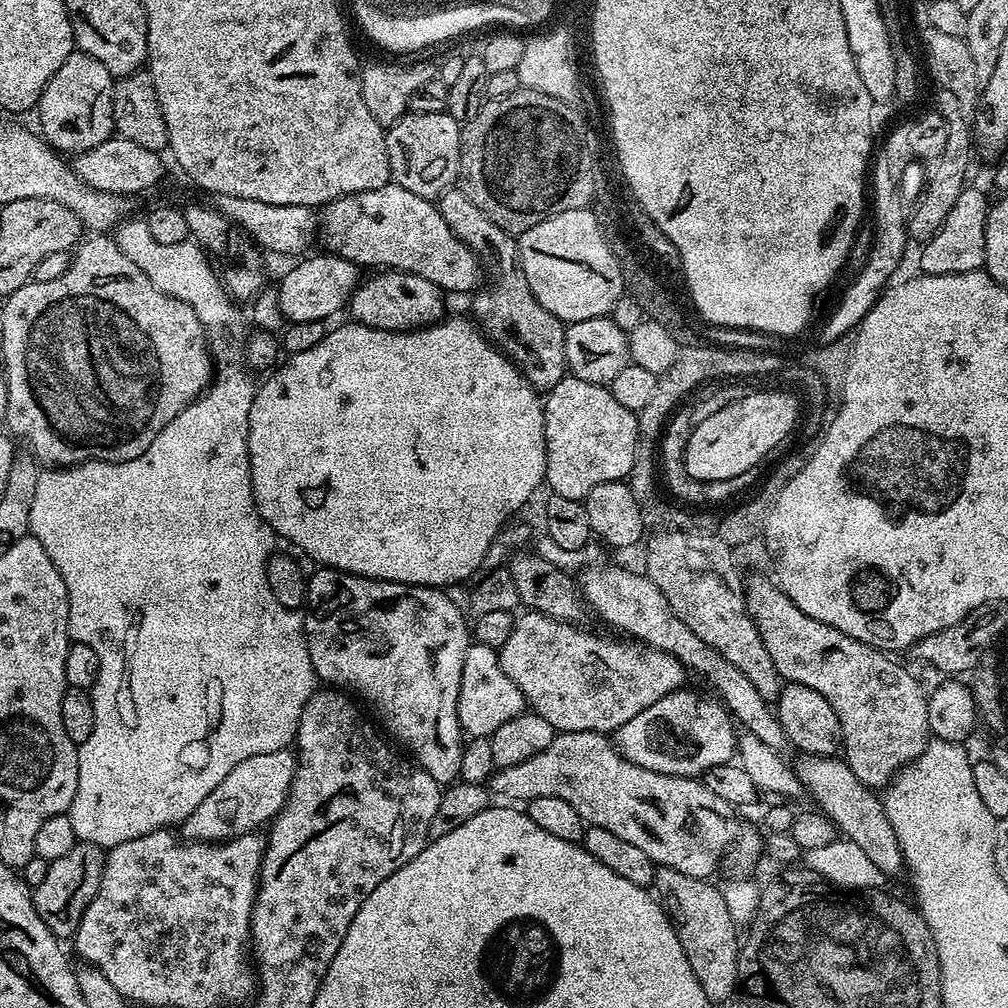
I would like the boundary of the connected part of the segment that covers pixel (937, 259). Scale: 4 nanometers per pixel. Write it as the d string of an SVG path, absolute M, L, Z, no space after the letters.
M965 186L962 194L954 201L950 214L942 226L931 233L933 236L924 244L920 252L919 271L925 276L941 276L942 274L966 274L979 272L984 267L986 258L986 222L990 200L987 200L978 189Z

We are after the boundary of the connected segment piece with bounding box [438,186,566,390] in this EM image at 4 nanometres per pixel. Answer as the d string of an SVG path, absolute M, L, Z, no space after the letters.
M453 186L438 198L442 218L470 251L480 257L486 282L476 289L472 300L475 323L489 340L519 368L537 390L553 388L566 375L564 363L565 323L536 301L520 268L520 246L513 233L502 230L459 187Z

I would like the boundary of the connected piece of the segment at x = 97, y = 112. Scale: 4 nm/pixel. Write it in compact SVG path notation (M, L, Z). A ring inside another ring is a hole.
M74 50L58 66L54 78L44 88L40 96L38 113L40 112L40 128L45 140L61 154L85 152L113 135L112 119L112 86L114 78L98 58L90 58L90 54Z

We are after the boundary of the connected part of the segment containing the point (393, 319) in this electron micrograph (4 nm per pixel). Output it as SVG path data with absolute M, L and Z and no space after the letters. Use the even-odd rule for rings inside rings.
M376 270L371 274L365 275L360 283L356 285L355 290L352 291L352 297L348 299L346 308L349 313L352 311L351 319L357 324L365 324L371 328L381 328L382 330L390 330L391 332L411 332L413 328L427 328L428 325L439 324L441 320L445 319L444 299L446 299L445 293L438 286L434 286L434 282L430 282L418 274L414 274L413 272L398 272L395 270Z

